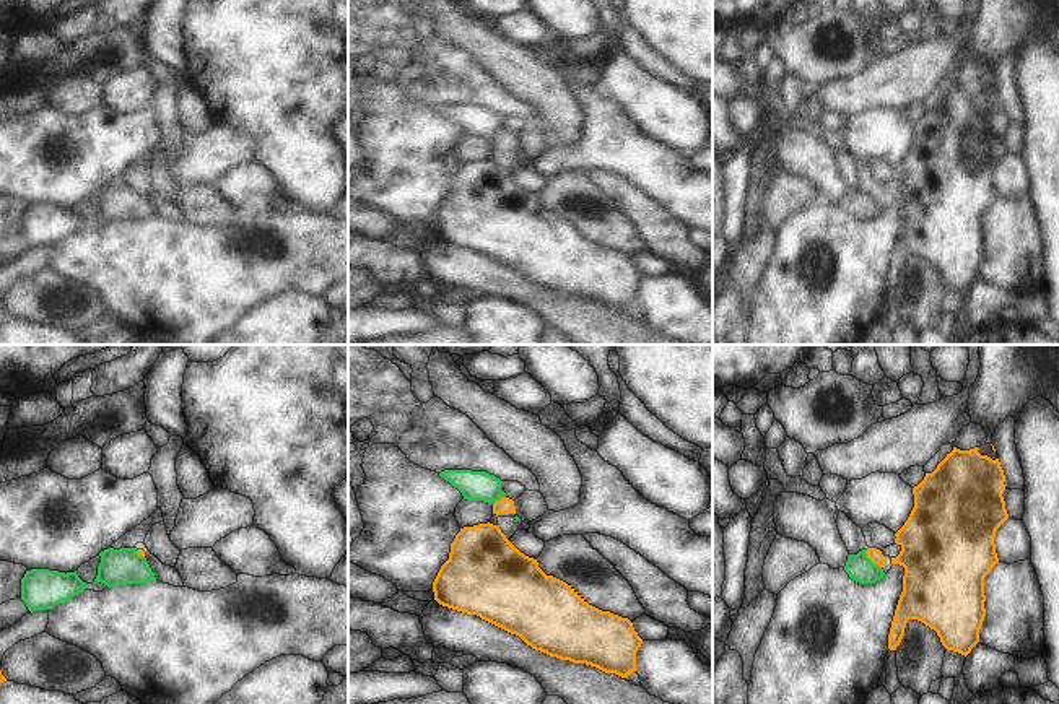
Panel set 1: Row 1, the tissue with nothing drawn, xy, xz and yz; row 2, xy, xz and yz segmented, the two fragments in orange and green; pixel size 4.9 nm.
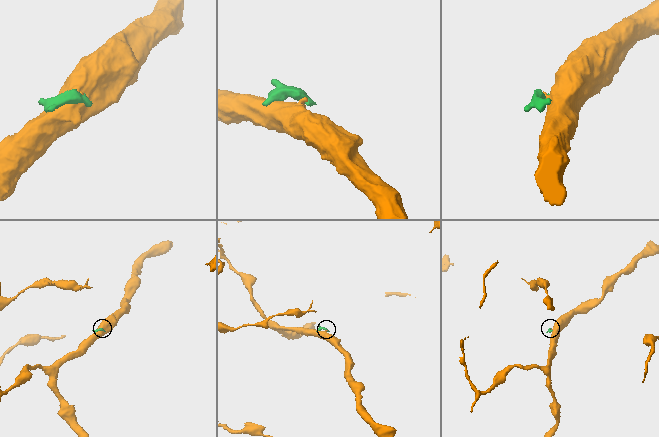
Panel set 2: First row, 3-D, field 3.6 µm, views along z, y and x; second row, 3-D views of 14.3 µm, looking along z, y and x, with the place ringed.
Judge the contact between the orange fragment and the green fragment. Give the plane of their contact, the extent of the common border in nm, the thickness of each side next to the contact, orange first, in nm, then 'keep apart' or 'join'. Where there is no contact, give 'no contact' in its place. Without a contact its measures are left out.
yz | 120 nm | 70/130 nm | keep apart

